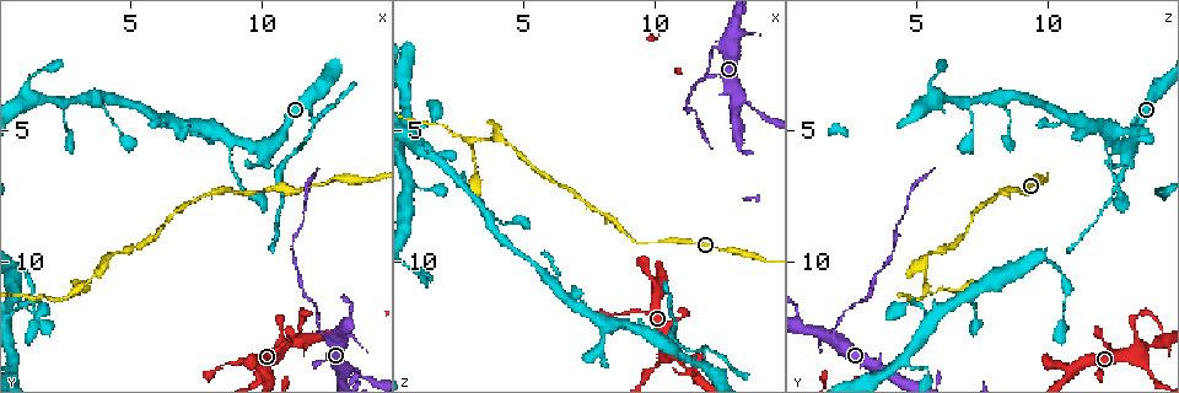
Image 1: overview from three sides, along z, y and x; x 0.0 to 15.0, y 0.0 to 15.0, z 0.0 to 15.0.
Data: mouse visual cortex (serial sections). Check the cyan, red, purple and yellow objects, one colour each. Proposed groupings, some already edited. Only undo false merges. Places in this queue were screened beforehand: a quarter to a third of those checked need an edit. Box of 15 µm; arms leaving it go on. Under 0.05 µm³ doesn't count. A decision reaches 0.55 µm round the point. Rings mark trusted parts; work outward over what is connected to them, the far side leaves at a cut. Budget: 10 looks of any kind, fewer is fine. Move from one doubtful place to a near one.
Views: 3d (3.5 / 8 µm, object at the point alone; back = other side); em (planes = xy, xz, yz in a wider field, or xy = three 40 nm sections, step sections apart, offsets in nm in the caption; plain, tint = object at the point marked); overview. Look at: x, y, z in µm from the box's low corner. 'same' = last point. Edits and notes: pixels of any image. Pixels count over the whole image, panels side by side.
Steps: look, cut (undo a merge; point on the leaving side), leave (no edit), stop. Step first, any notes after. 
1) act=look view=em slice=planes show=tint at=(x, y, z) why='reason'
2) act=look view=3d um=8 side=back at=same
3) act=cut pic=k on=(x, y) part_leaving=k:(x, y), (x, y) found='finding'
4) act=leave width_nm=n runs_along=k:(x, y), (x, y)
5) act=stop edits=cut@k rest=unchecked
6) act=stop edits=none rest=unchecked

act=look view=3d um=3.5 at=(12.5, 13.0, 1.8) why='side arm on a straight run'

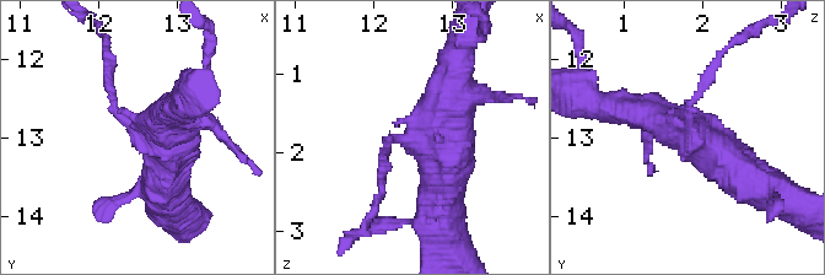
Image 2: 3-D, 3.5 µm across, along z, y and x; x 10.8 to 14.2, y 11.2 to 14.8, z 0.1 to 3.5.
act=look view=em slice=xy step=3 show=tint at=(12.55, 12.90, 1.85) arms=3 arm_widths_nm=100,450,500 why='need the tissue'

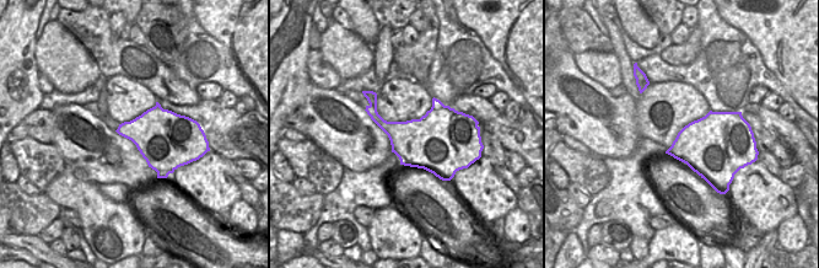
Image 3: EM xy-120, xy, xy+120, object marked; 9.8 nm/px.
act=look view=em slice=xy step=2 show=tint at=same

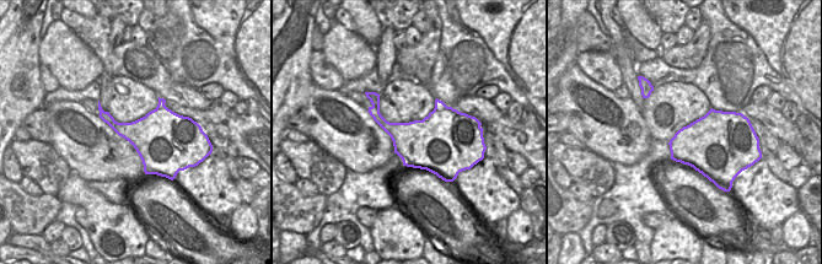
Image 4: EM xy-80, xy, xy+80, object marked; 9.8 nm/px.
act=cut pic=2 on=(107, 57) part_leaving=2:(111, 95), (103, 34) found='a second cell is stuck on'

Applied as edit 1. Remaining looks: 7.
act=look view=3d um=3.5 at=(13.1, 14.2, 3.7) why='a fork'

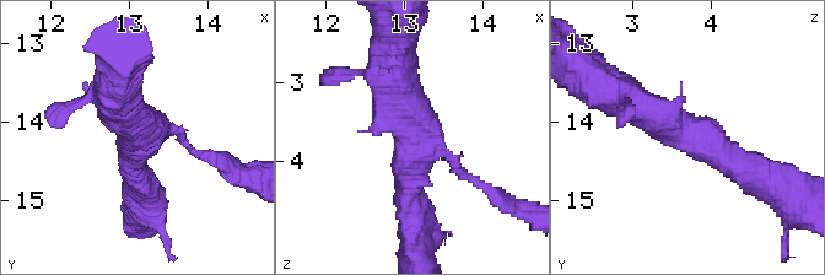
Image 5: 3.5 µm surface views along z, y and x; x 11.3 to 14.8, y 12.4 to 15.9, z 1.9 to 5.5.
act=look view=em slice=xy step=2 show=tint at=(13.05, 14.10, 3.70) why='shape alone is not enough'

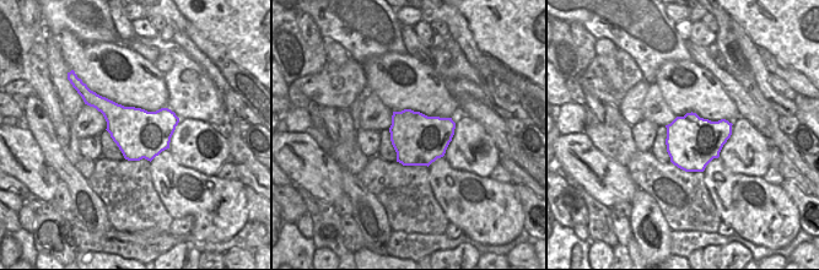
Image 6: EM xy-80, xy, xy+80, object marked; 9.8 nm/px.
act=leave runs_along=5:(621, 95), (694, 131), (753, 173) found='one cell here'

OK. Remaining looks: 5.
act=look view=3d um=3.5 at=(12.2, 4.5, 13.3) why='sharp bend'

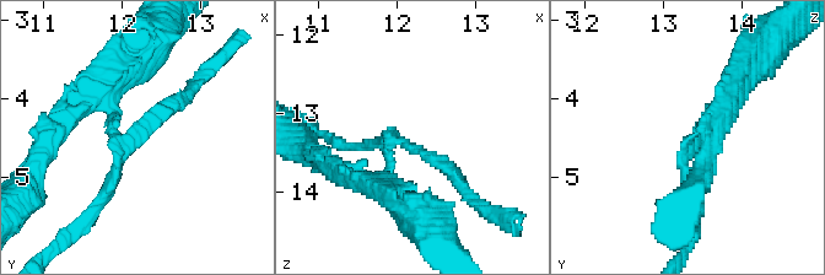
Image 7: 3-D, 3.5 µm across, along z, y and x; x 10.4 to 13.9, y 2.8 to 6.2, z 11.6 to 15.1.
act=look view=em slice=xy step=3 show=tint at=(12.15, 4.55, 13.45) arms=3 arm_widths_nm=150,150,200

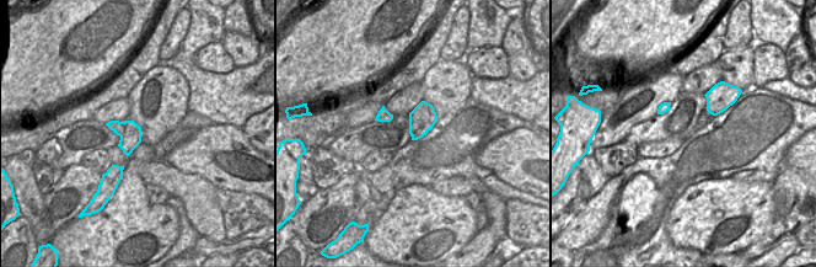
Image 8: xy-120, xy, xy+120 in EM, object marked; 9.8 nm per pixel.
act=cut pic=7 on=(158, 109) width_nm=260 part_leaving=7:(119, 162), (90, 215), (48, 253) found='a second cell is stuck on'

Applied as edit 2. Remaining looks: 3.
act=look view=3d um=3.5 at=(8.7, 5.9, 12.4) why='sudden change in width'

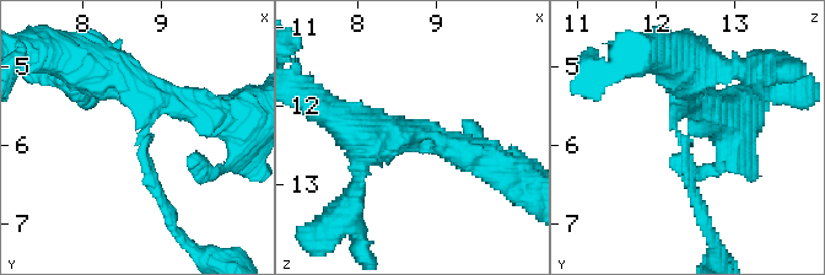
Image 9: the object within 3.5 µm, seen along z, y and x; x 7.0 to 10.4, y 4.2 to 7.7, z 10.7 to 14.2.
act=look view=em slice=planes show=tint at=(8.75, 5.90, 12.30) why='need the tissue'

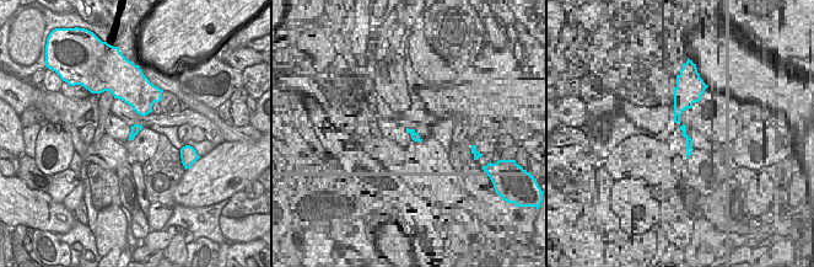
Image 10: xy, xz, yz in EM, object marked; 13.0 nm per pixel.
act=leave found='all the same cell'

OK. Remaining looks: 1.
act=stop edits=cut@2,cut@7 rest=unchecked

